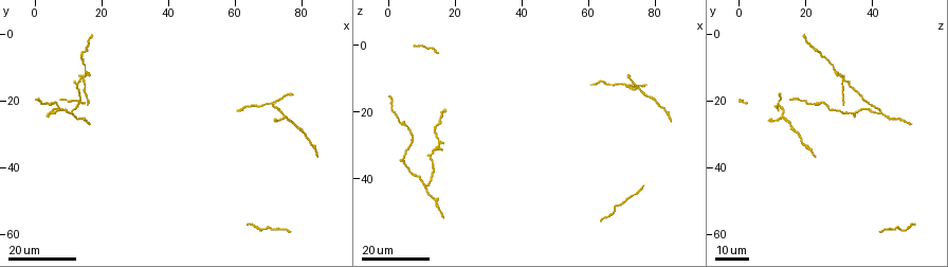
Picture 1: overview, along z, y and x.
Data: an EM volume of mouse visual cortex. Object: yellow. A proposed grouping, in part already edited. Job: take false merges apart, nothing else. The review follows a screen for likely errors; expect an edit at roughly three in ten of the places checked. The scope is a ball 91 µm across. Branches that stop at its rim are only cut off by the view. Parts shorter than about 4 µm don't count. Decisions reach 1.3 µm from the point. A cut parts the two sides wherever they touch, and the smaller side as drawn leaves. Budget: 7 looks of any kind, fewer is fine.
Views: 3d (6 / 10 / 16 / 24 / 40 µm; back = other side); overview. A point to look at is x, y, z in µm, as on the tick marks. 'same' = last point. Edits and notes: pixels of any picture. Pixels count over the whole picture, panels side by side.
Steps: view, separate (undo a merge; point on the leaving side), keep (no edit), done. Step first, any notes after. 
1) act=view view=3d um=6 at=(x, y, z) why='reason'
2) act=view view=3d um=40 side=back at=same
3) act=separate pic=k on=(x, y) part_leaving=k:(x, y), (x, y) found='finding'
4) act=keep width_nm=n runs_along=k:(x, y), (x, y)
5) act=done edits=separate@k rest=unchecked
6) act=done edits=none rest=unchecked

act=view view=3d um=24 at=(14.5, 13.0, 31.0) why='four arms meet'

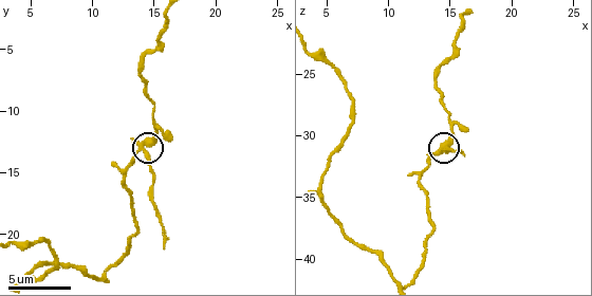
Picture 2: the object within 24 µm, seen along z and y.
act=view view=3d um=10 at=(14.2, 12.8, 31.4)

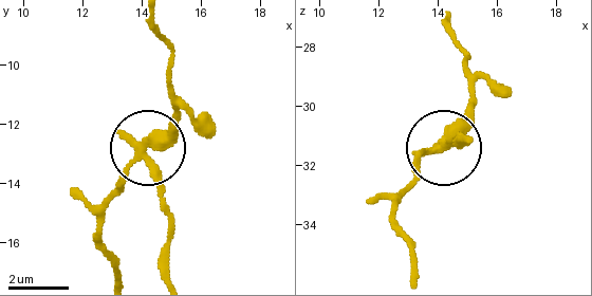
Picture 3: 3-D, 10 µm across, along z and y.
act=separate pic=3 on=(158, 187) arms=4 found='two cells meet here'

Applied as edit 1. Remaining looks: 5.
act=view view=3d um=16 at=(11.0, 23.5, 42.0) why='arms part here'

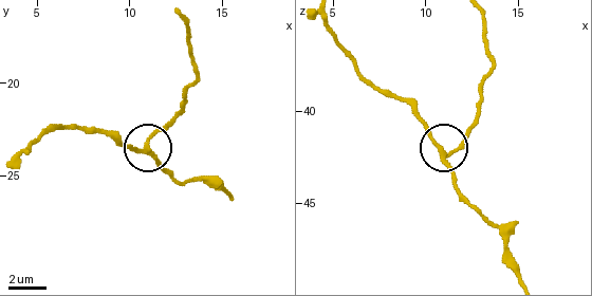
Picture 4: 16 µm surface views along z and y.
act=view view=3d um=6 at=(10.9, 23.5, 42.4)

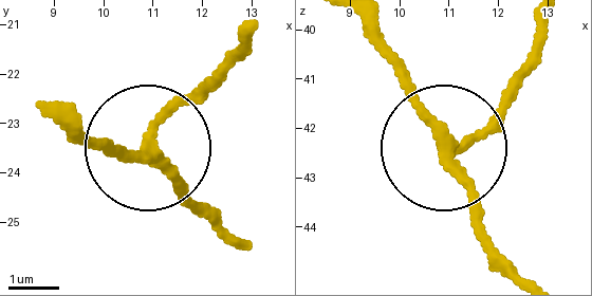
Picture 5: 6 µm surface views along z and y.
act=keep width_nm=200 runs_along=5:(67, 133), (134, 150), (218, 78) found='all the same cell'

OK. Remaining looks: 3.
act=view view=3d um=16 at=(70.5, 20.5, 11.5) why='branch point'

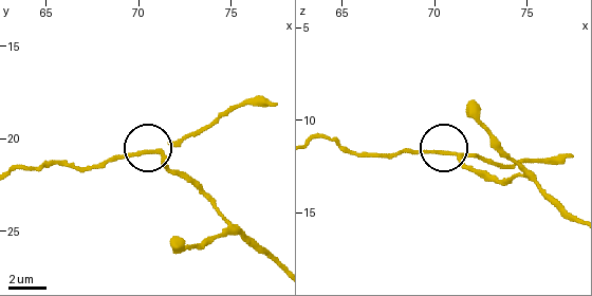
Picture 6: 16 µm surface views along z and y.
act=view view=3d um=10 at=(71.3, 20.8, 11.9) why='zoom in'

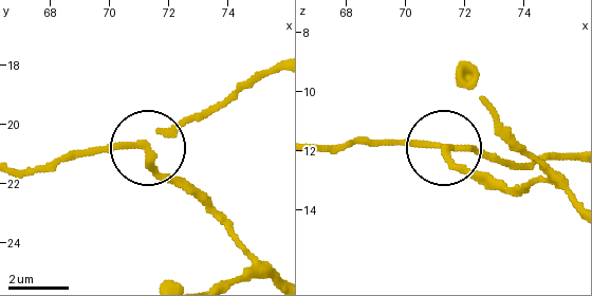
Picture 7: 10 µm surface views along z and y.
act=separate pic=7 on=(165, 178) arms=3 found='two cells meet here'

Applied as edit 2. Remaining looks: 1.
act=done edits=separate@3,separate@7 rest=unchecked

